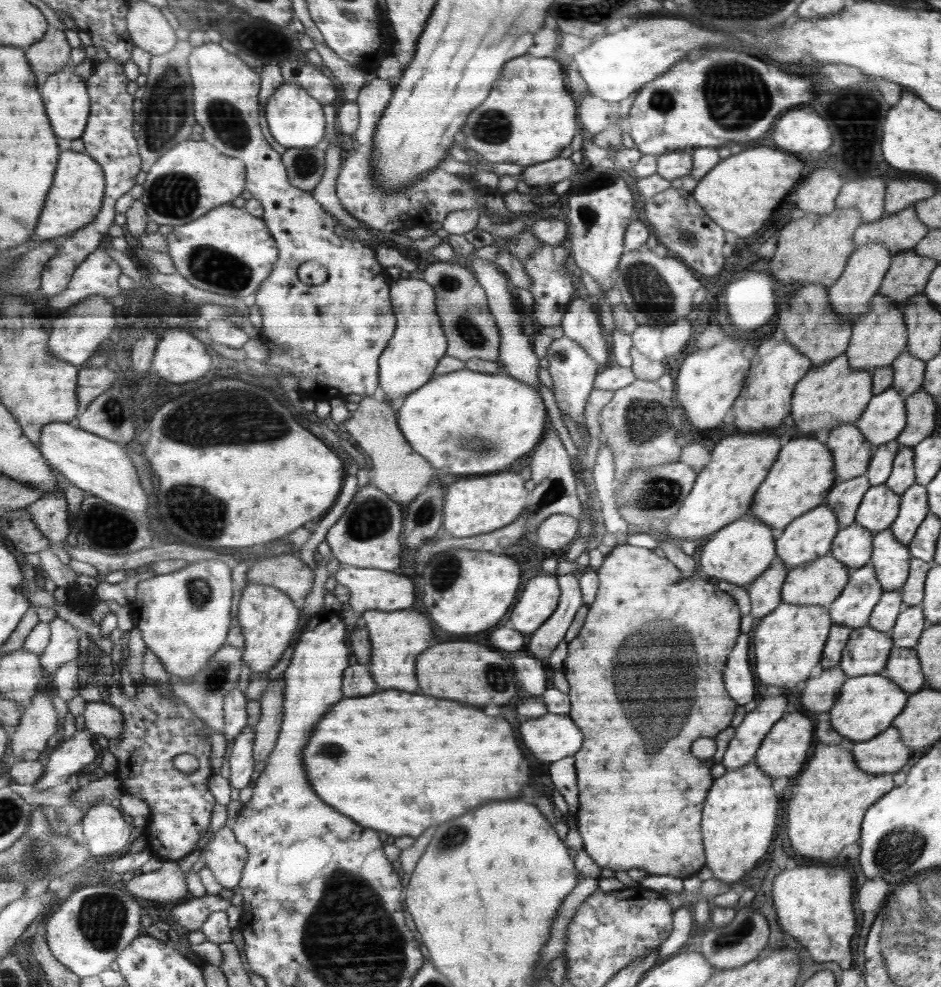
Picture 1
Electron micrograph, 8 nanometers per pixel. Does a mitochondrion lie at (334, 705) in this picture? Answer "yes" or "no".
no

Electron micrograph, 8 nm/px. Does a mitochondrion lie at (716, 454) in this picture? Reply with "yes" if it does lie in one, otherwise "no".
no

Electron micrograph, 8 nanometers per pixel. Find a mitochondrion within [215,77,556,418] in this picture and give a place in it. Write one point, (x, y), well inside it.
(494, 127)

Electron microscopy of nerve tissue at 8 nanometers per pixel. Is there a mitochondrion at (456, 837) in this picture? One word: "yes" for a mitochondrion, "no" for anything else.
yes

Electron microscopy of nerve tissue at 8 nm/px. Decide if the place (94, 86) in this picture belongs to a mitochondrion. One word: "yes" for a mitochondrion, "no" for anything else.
no

